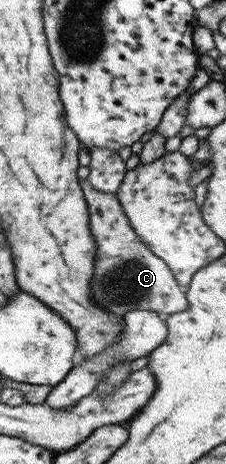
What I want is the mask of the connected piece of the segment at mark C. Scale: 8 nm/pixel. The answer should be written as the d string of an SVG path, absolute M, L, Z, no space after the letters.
M78 180L78 183L86 201L90 235L96 243L94 272L90 278L90 297L94 304L116 318L134 310L170 315L186 309L185 293L180 291L168 266L138 240L128 218L122 213L117 196L94 190L88 180Z

